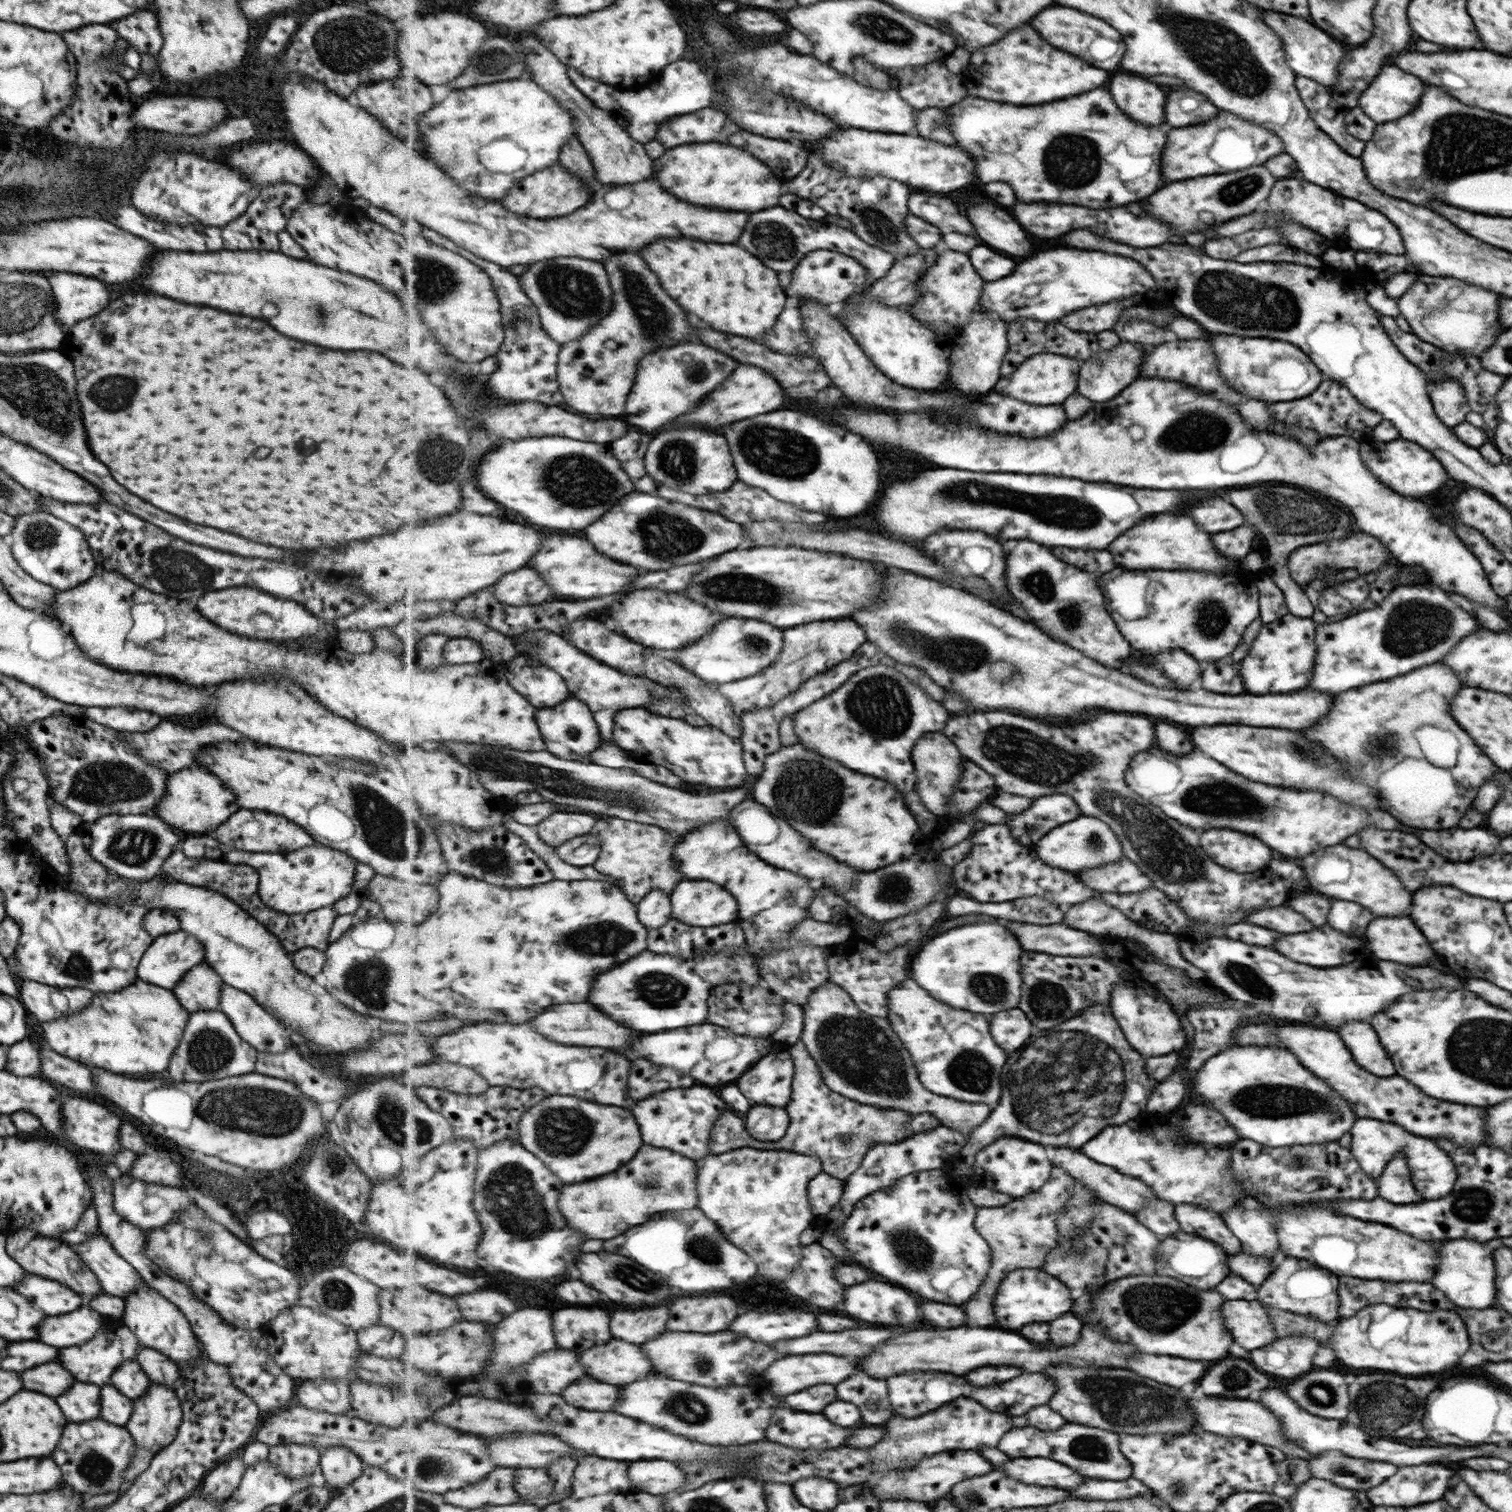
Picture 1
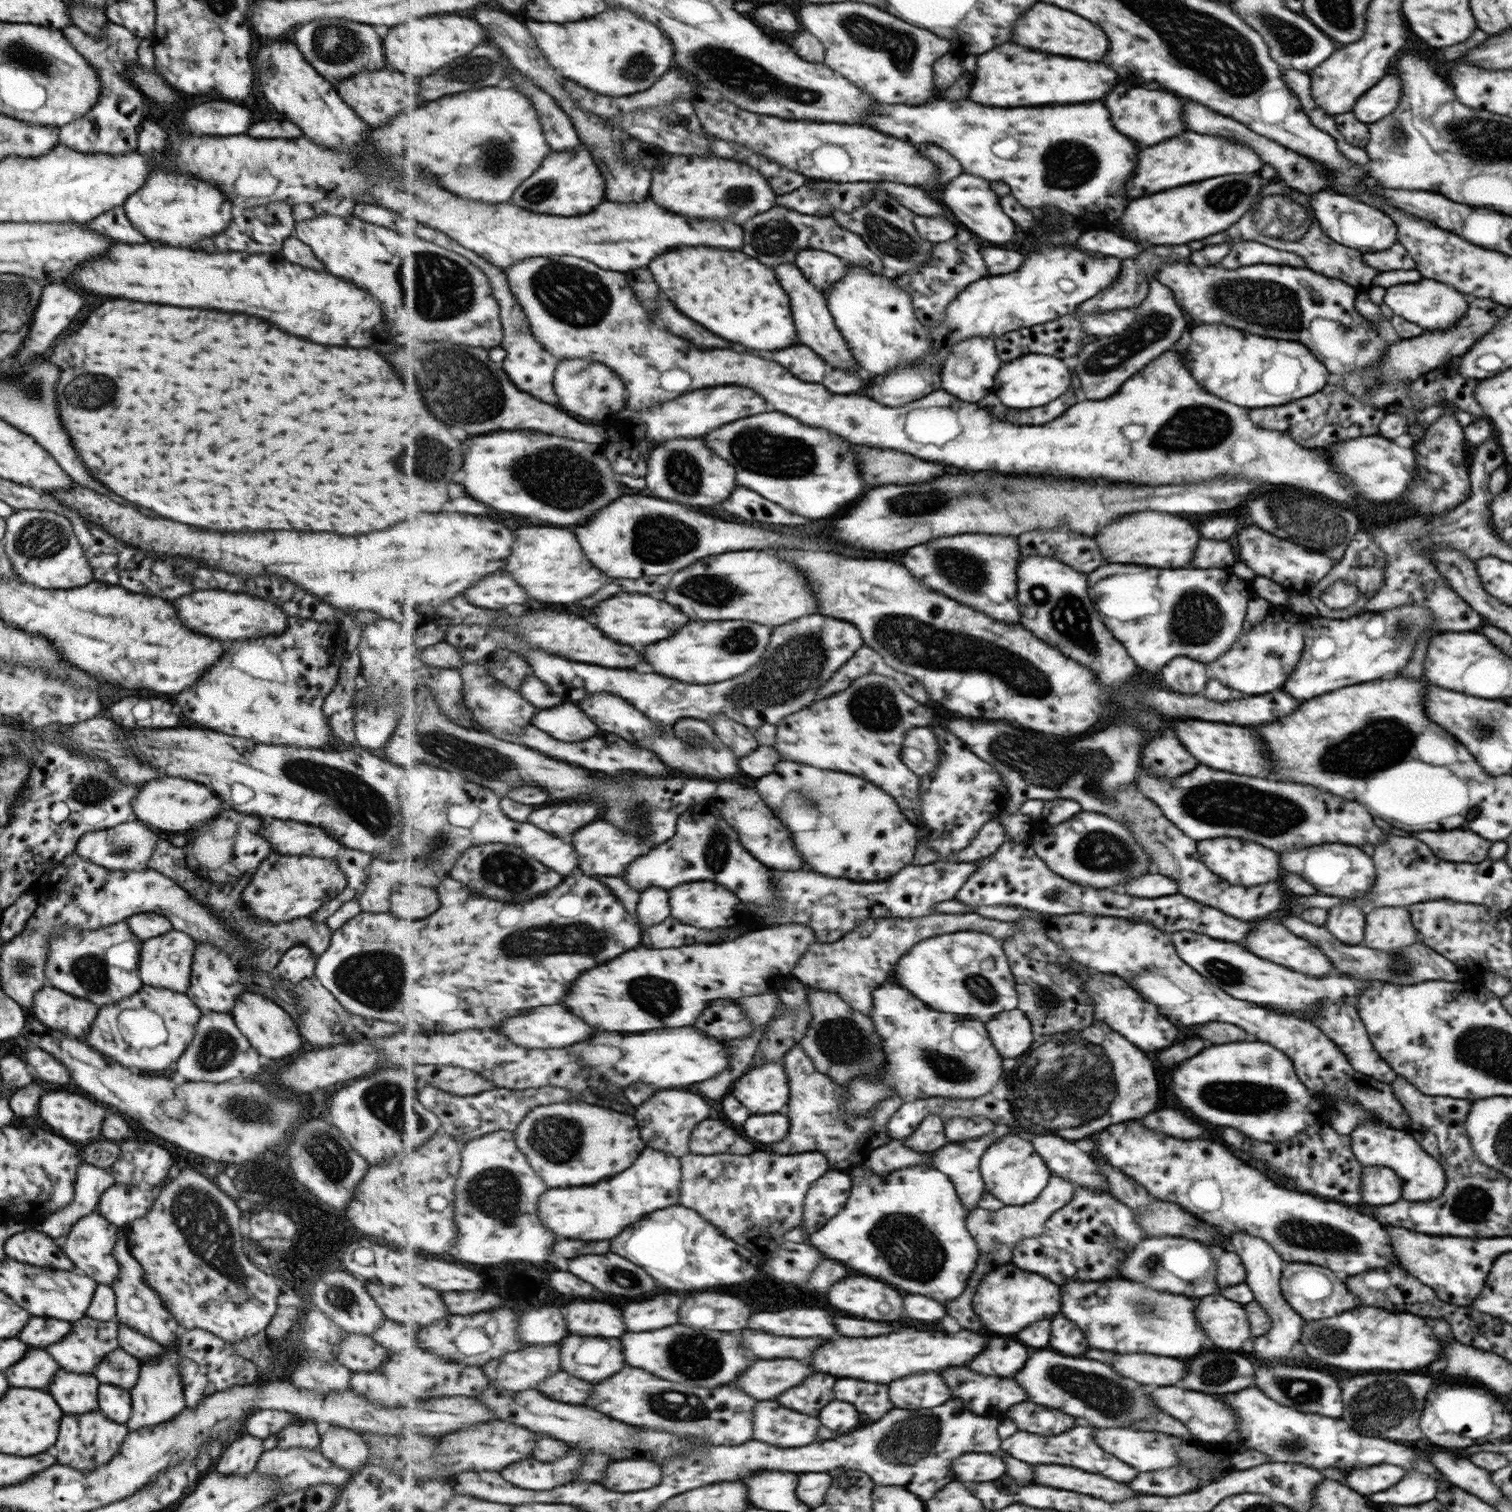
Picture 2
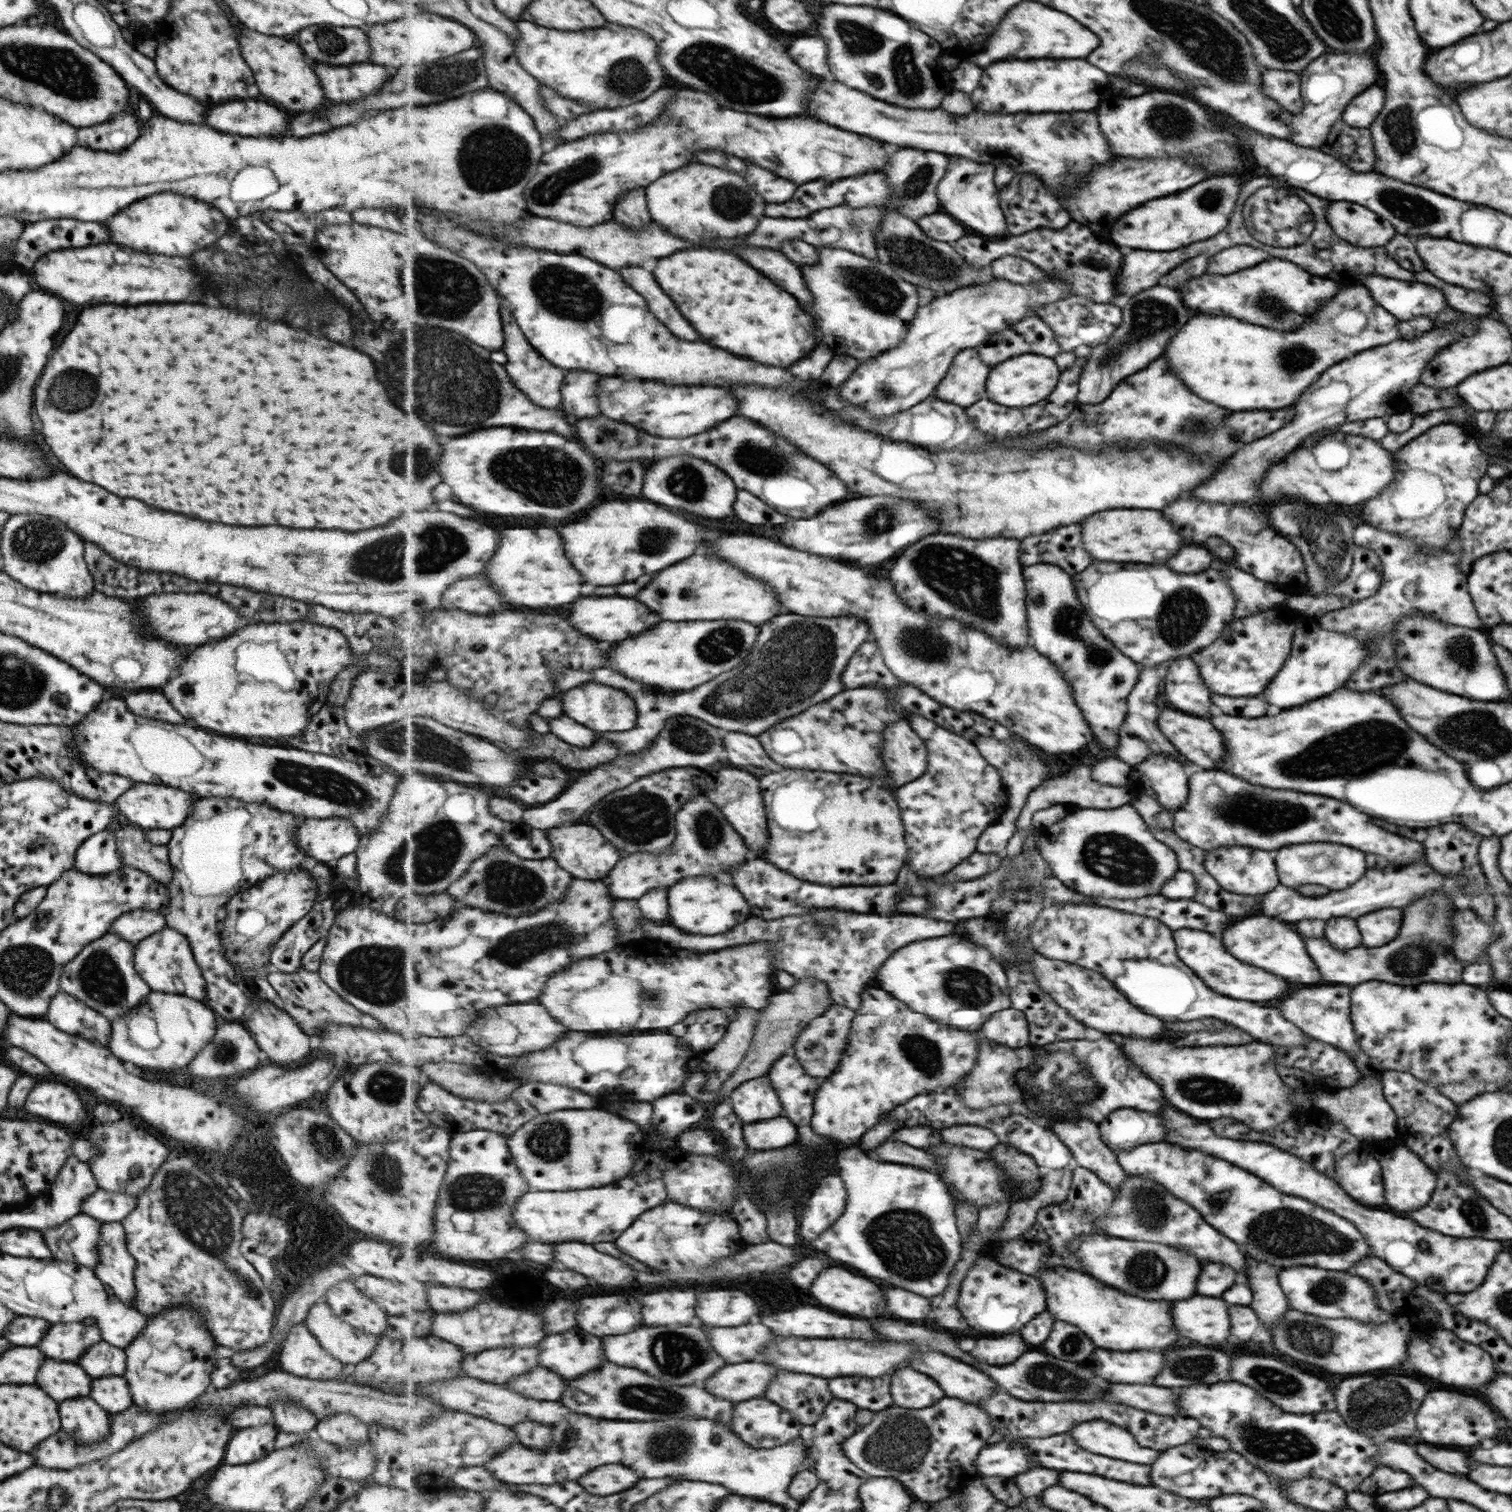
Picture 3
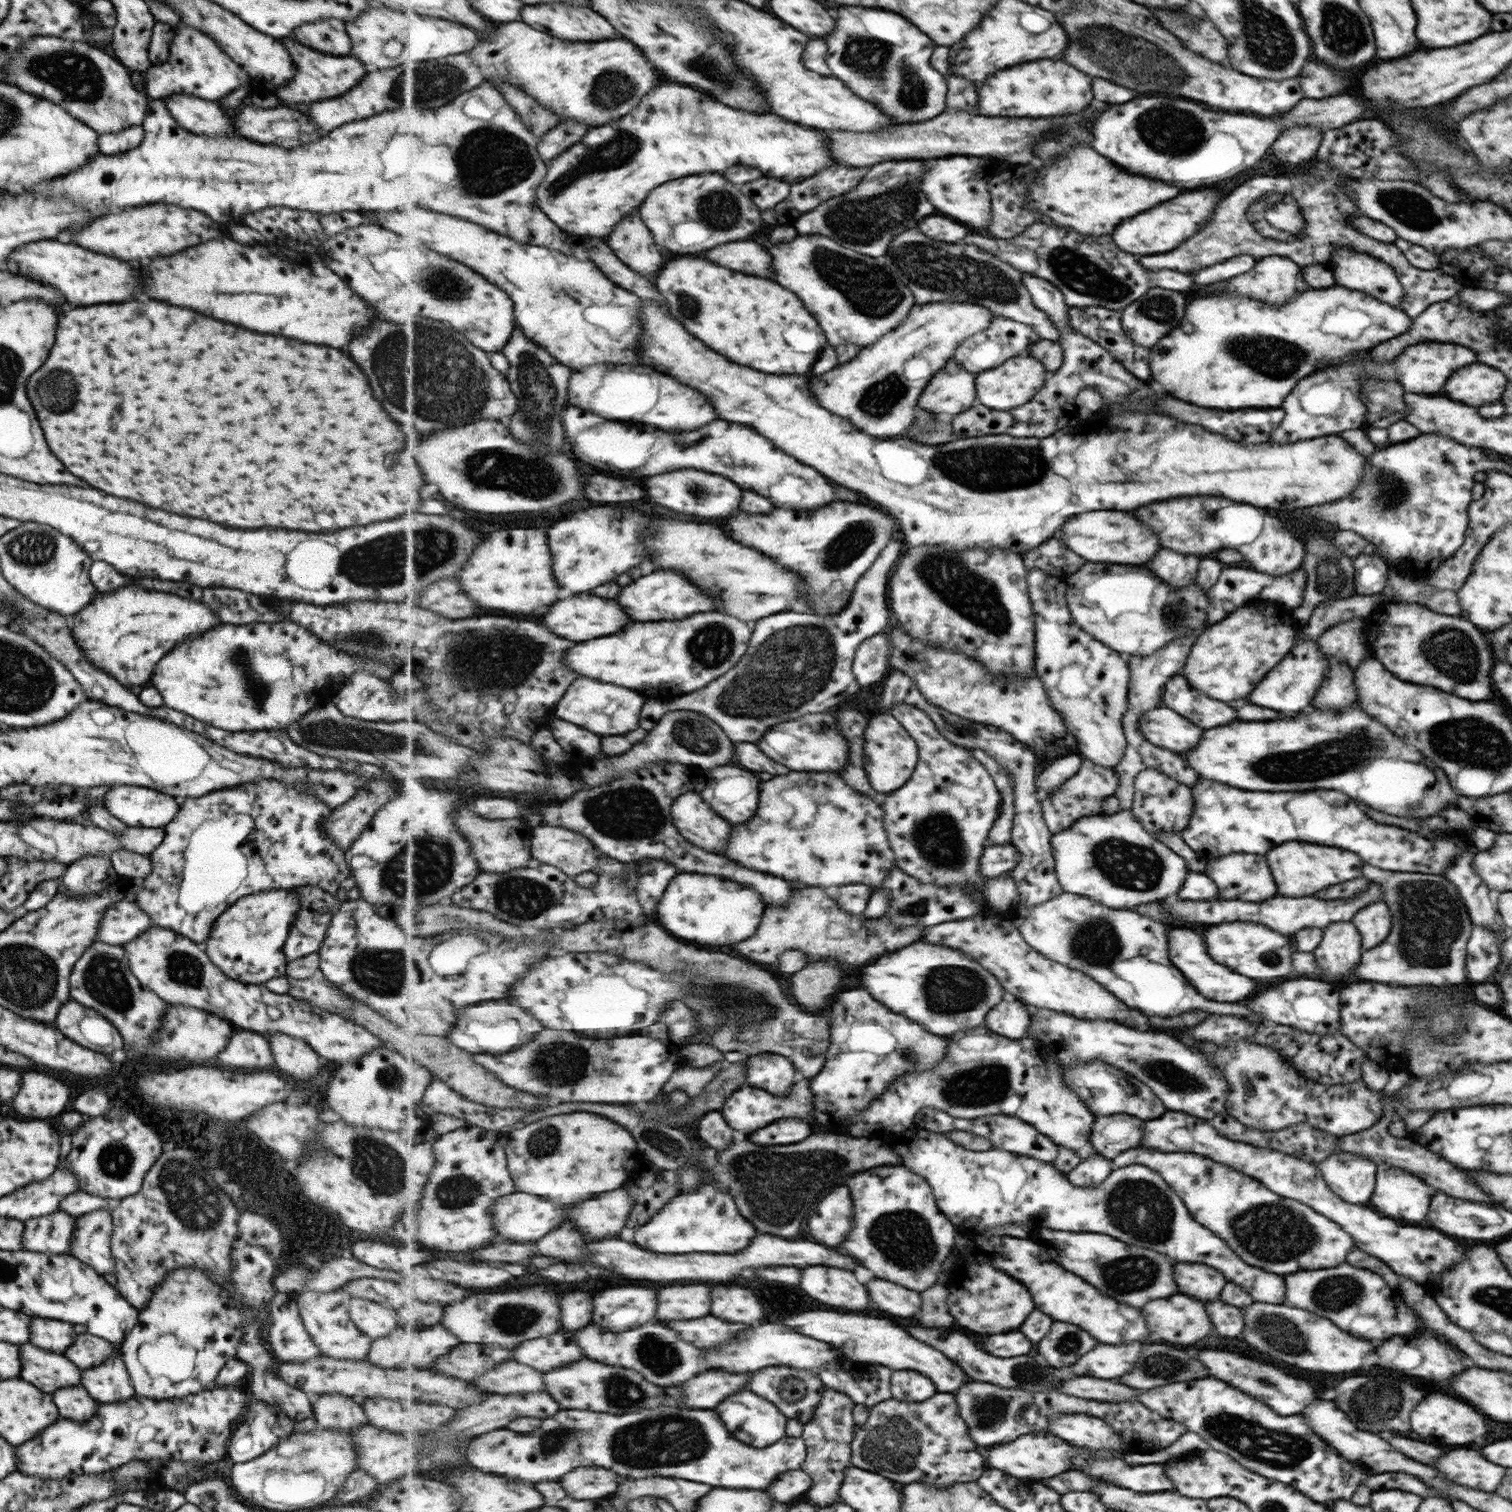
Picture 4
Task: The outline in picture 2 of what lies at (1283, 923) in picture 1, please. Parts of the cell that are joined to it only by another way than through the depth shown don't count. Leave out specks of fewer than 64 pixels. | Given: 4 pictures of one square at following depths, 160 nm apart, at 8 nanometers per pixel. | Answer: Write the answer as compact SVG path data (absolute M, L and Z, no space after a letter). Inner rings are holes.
M1293 916L1281 918L1281 924L1285 924L1285 928L1289 928L1289 932L1297 932L1297 936L1305 936L1305 940L1309 940L1309 944L1317 944L1317 948L1321 948L1321 952L1325 952L1325 956L1329 956L1329 960L1333 960L1335 970L1350 974L1357 980L1381 980L1381 982L1401 984L1401 986L1417 984L1417 982L1425 983L1426 981L1453 983L1455 980L1459 980L1458 966L1429 948L1421 940L1413 942L1409 948L1401 948L1401 952L1389 954L1389 952L1379 952L1379 950L1371 950L1365 946L1343 946L1325 928L1311 926L1311 924L1307 924L1299 918L1293 918Z

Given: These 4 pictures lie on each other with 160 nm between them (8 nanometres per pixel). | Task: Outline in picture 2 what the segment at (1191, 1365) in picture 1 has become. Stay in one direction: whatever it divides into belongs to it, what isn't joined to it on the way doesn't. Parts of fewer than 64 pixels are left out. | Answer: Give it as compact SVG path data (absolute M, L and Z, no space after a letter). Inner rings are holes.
M1087 1350L1085 1358L1117 1366L1121 1376L1129 1376L1137 1384L1149 1386L1169 1386L1185 1374L1185 1366L1177 1358L1169 1356L1151 1356L1151 1354L1113 1354L1101 1350Z

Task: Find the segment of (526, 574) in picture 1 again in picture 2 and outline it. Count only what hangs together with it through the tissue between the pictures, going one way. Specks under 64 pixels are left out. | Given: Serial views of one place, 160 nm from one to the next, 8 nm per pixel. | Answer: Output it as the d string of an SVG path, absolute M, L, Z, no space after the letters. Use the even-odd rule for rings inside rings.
M505 570L493 572L485 580L473 584L465 592L466 601L481 608L507 608L513 604L527 604L527 592L513 580L513 576Z

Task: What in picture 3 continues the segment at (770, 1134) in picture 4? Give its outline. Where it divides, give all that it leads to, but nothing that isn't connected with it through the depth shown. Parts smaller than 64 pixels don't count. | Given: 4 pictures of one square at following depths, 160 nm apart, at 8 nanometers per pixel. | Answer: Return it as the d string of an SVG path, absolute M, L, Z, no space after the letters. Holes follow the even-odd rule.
M786 1116L745 1126L745 1142L755 1150L783 1149L796 1145L798 1139L797 1126Z

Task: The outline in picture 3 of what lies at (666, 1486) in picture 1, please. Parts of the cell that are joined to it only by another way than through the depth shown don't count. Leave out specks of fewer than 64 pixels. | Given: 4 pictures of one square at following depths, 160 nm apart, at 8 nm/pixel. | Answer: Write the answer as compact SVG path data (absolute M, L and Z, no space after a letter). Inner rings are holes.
M607 1464L605 1468L597 1468L597 1472L588 1472L589 1476L583 1476L578 1480L585 1486L587 1492L597 1496L609 1496L623 1490L633 1488L639 1482L639 1475L631 1468L623 1464Z

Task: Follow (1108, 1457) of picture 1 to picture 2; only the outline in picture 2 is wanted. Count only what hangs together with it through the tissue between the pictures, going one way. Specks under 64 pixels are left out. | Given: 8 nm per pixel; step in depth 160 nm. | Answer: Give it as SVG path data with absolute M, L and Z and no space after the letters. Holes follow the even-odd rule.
M1073 1426L1069 1432L1059 1434L1059 1436L1037 1436L1037 1434L1029 1434L1029 1432L1017 1432L1015 1436L1003 1440L1001 1448L1005 1452L1009 1452L1011 1456L1015 1454L1015 1458L1019 1458L1023 1462L1073 1466L1073 1468L1081 1468L1085 1472L1097 1472L1101 1476L1109 1476L1109 1480L1117 1480L1117 1482L1131 1482L1137 1476L1135 1468L1121 1464L1121 1460L1117 1460L1111 1454L1097 1448L1097 1444L1091 1438L1091 1428Z

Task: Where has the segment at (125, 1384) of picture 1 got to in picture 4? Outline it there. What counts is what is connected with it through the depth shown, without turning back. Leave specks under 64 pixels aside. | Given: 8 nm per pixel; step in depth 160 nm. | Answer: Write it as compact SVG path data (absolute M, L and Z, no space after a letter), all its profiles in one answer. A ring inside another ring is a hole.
M86 1332L77 1334L76 1339L63 1352L63 1356L69 1362L73 1362L79 1370L85 1370L89 1366L103 1362L112 1353L113 1349L113 1345L107 1340Z

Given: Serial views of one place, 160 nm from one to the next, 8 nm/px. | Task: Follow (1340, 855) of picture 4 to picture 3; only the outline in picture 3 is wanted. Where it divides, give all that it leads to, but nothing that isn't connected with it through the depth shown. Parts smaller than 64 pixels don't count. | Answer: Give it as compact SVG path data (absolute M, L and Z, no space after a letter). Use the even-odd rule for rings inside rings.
M1293 844L1293 848L1278 848L1275 853L1277 876L1287 888L1303 884L1321 884L1329 891L1340 891L1363 878L1365 872L1364 852L1345 848L1339 844Z

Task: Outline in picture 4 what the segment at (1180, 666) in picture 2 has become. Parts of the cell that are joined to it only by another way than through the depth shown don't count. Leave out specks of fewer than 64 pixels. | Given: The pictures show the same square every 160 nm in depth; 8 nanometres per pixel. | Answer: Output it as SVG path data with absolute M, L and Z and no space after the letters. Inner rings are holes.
M1181 674L1172 676L1165 684L1161 706L1181 712L1187 720L1193 720L1201 730L1223 726L1235 720L1233 708L1219 700L1205 698L1187 686L1187 680Z

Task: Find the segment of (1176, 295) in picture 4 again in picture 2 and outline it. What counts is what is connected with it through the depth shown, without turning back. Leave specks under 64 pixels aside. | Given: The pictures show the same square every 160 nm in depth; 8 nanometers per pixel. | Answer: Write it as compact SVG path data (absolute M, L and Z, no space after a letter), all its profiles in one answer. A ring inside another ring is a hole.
M1157 280L1149 284L1147 298L1141 300L1141 304L1137 304L1137 308L1133 308L1132 311L1135 316L1129 328L1095 339L1083 345L1081 352L1077 354L1075 374L1079 380L1079 390L1083 390L1087 400L1103 400L1111 396L1120 384L1141 370L1155 356L1159 356L1165 350L1171 350L1171 344L1179 340L1179 336L1185 332L1183 312L1177 308L1171 290L1167 290Z

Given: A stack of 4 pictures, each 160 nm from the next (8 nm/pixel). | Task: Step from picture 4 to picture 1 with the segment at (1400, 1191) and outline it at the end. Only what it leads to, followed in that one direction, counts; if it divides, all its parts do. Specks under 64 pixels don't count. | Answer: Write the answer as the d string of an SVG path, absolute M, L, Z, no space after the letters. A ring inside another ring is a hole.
M1357 1119L1348 1133L1351 1138L1352 1155L1363 1172L1372 1179L1379 1178L1383 1174L1381 1170L1394 1156L1402 1152L1411 1174L1413 1188L1417 1194L1421 1194L1423 1200L1443 1198L1455 1186L1457 1180L1455 1164L1447 1152L1427 1137L1414 1136L1399 1125L1372 1119Z

